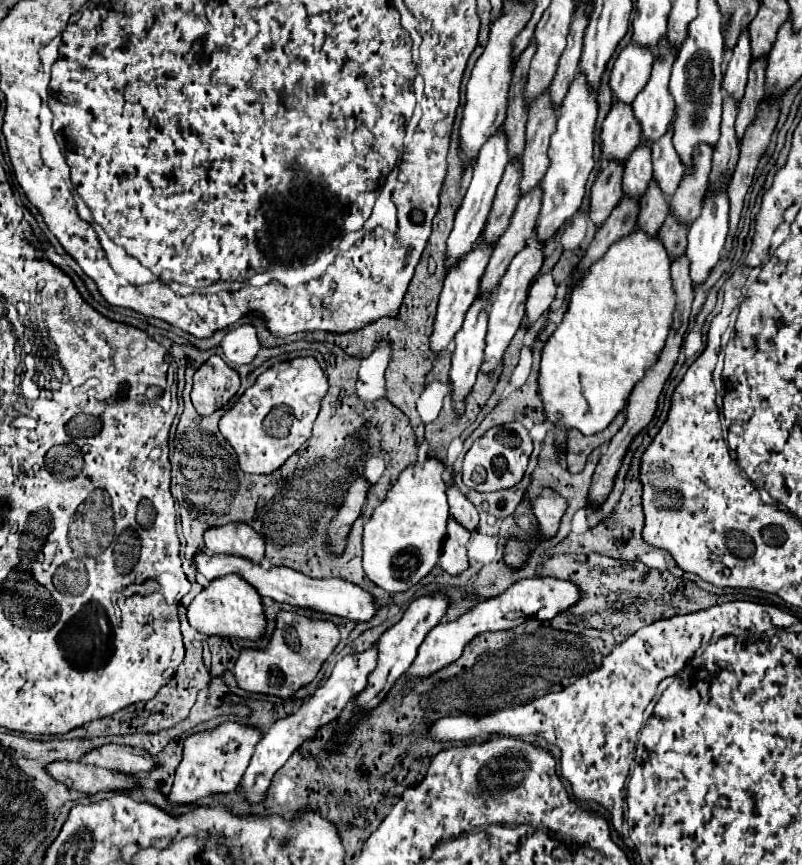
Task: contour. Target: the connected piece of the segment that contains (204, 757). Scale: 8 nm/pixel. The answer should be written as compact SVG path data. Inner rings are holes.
M227 722L213 732L203 732L197 736L189 736L185 740L183 760L177 768L173 788L169 792L171 804L195 804L197 800L211 794L227 794L237 788L243 770L249 766L255 744L259 742L261 732L255 728L247 728L239 722Z

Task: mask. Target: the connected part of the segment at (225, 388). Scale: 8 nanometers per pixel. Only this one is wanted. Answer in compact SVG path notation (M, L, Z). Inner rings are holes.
M213 354L193 376L191 402L201 416L223 408L239 390L239 374Z

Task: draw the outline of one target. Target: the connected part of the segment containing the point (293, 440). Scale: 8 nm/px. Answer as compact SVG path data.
M295 358L263 372L255 386L251 386L219 422L219 430L233 446L241 470L249 474L271 474L281 468L311 436L325 394L327 376L315 358Z

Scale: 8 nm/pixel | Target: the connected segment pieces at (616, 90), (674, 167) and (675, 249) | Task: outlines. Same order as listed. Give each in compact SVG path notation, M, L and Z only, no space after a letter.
M633 42L621 50L611 70L609 88L615 102L631 104L635 96L645 88L651 76L653 56L649 50L639 50Z
M671 128L669 132L651 148L653 152L653 178L659 184L665 198L671 198L683 178L683 164L679 162L679 156L675 154L673 142L671 142Z
M671 214L667 218L667 222L661 226L659 230L659 240L665 246L667 254L671 260L679 258L681 254L685 254L685 246L687 246L687 228L683 224L679 224Z

